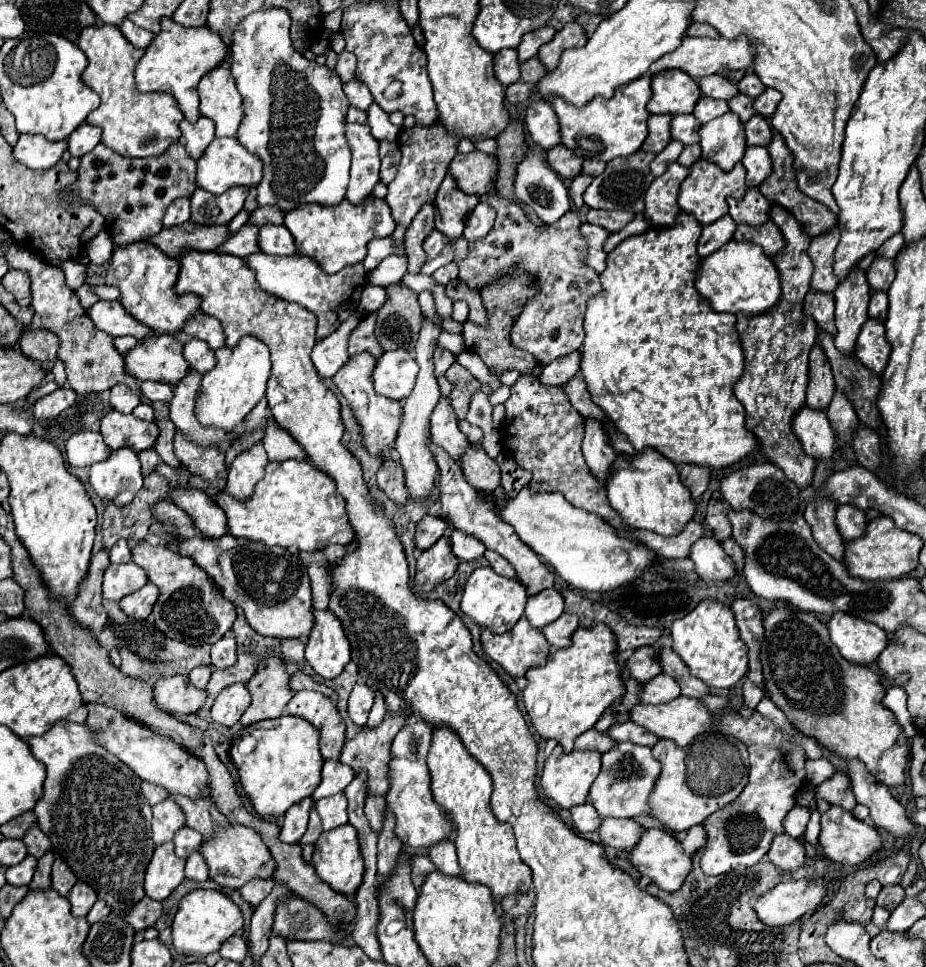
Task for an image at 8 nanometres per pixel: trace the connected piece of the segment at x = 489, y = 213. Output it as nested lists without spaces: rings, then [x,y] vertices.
[[[480,202],[480,204],[472,210],[472,214],[468,216],[466,228],[464,228],[464,234],[462,234],[462,236],[464,236],[468,242],[482,240],[482,238],[490,232],[490,228],[492,228],[492,224],[494,224],[494,216],[496,216],[496,212],[494,212],[490,206],[486,206],[486,202]]]

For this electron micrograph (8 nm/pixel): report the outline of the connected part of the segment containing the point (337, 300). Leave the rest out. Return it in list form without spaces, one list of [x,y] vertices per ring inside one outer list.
[[[264,252],[250,254],[246,258],[248,268],[256,272],[260,288],[272,296],[278,296],[286,302],[300,304],[318,318],[318,340],[326,338],[348,318],[348,314],[358,306],[362,288],[366,284],[366,270],[362,264],[346,266],[338,274],[326,274],[314,260],[304,256],[266,256]]]

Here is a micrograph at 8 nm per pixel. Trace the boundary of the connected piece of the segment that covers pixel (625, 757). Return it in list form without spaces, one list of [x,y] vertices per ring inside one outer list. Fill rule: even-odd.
[[[632,742],[614,744],[606,754],[602,754],[602,772],[594,780],[588,802],[598,810],[602,818],[634,818],[648,814],[648,794],[658,778],[658,762],[652,758],[648,746],[638,746]]]

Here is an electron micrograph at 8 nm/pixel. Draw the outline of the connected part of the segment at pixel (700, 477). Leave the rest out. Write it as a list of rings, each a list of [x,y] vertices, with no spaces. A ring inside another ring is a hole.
[[[682,466],[680,468],[680,478],[686,484],[686,488],[692,492],[692,496],[700,498],[708,488],[710,470],[706,470],[702,466]]]

